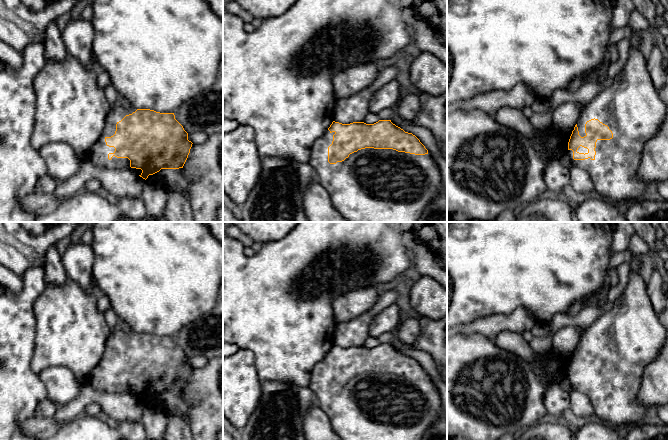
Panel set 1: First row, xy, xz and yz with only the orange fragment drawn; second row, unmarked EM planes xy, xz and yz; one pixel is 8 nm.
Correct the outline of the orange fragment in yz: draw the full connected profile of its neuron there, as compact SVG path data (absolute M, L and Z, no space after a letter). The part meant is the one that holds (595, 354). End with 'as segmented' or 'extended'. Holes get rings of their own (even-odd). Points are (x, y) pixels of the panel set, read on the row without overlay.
M632 267L624 292L619 298L614 299L612 308L580 335L568 366L572 388L590 399L594 414L601 422L612 427L626 428L643 423L648 407L637 399L643 370L657 357L667 335L665 327L653 309L643 277Z; extended

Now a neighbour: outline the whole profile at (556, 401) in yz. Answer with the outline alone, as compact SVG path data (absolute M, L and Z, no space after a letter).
M550 384L544 393L544 406L547 419L560 419L563 412L571 408L570 393L558 384Z

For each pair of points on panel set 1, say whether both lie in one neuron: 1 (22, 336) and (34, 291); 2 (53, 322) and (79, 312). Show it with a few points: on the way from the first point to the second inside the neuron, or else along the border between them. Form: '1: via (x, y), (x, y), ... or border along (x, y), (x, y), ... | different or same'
1: via (21, 325), (21, 304), (23, 302) | same
2: via (59, 322), (65, 322), (73, 315) | same

